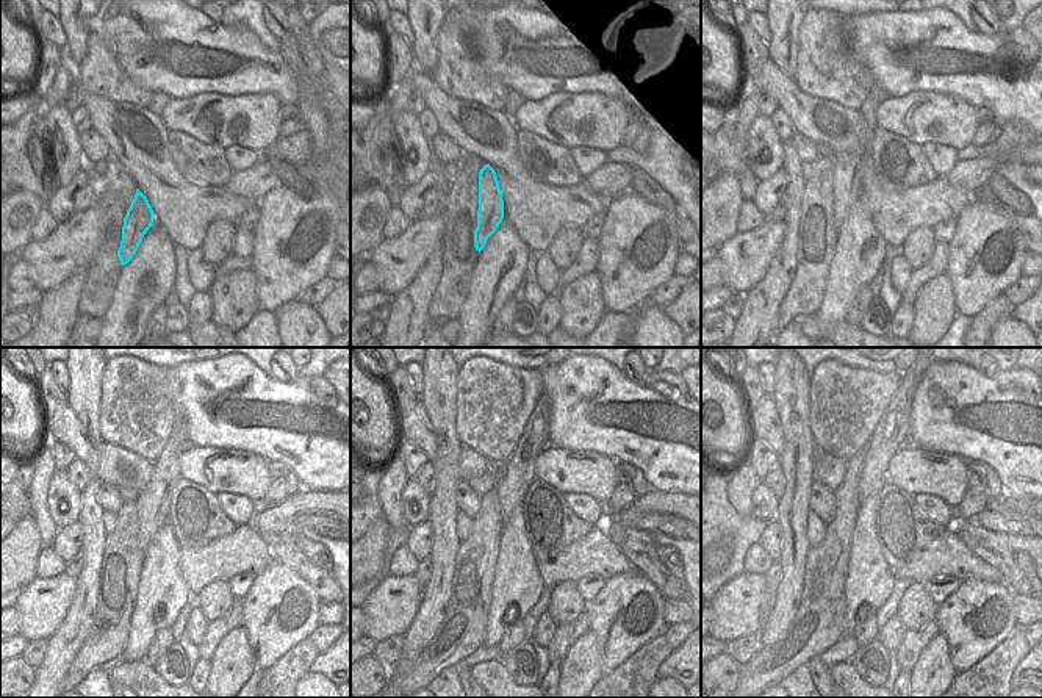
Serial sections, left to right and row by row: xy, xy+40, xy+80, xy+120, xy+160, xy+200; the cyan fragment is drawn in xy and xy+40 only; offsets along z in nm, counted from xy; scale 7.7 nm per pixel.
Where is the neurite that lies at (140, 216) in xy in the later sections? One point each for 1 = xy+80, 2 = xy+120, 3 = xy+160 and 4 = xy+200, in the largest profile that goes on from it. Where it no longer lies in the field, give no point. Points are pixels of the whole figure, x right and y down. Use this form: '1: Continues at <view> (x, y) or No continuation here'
1: Continues at xy+80 (847, 165)
2: Continues at xy+120 (154, 503)
3: Continues at xy+160 (518, 473)
4: Continues at xy+200 (892, 431)

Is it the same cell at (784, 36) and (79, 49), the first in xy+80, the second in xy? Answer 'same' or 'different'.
same

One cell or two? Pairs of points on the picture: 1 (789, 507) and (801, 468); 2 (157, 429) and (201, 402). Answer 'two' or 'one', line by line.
1: one
2: two

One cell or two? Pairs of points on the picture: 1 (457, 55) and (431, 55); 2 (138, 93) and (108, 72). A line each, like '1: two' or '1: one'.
1: two
2: one

